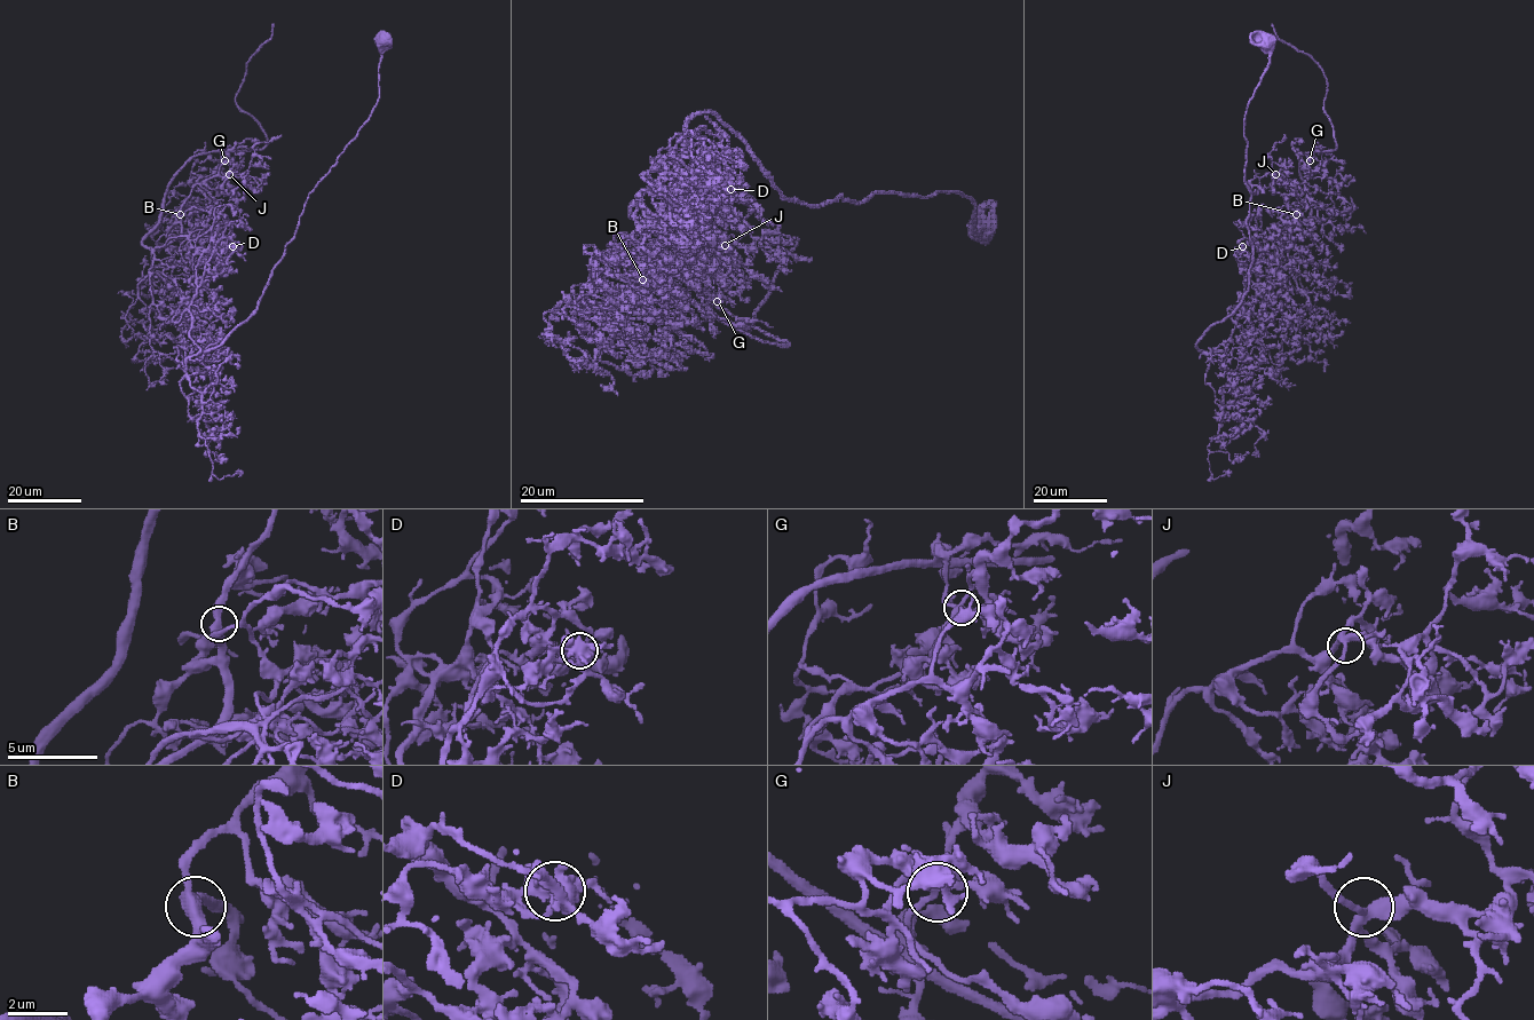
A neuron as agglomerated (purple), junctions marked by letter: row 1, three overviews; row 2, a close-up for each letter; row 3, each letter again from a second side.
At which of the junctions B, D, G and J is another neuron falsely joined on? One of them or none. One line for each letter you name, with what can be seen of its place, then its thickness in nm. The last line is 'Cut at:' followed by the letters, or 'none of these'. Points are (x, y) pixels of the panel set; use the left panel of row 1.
D: at (232, 246); 550 nm thick
Cut at: D

